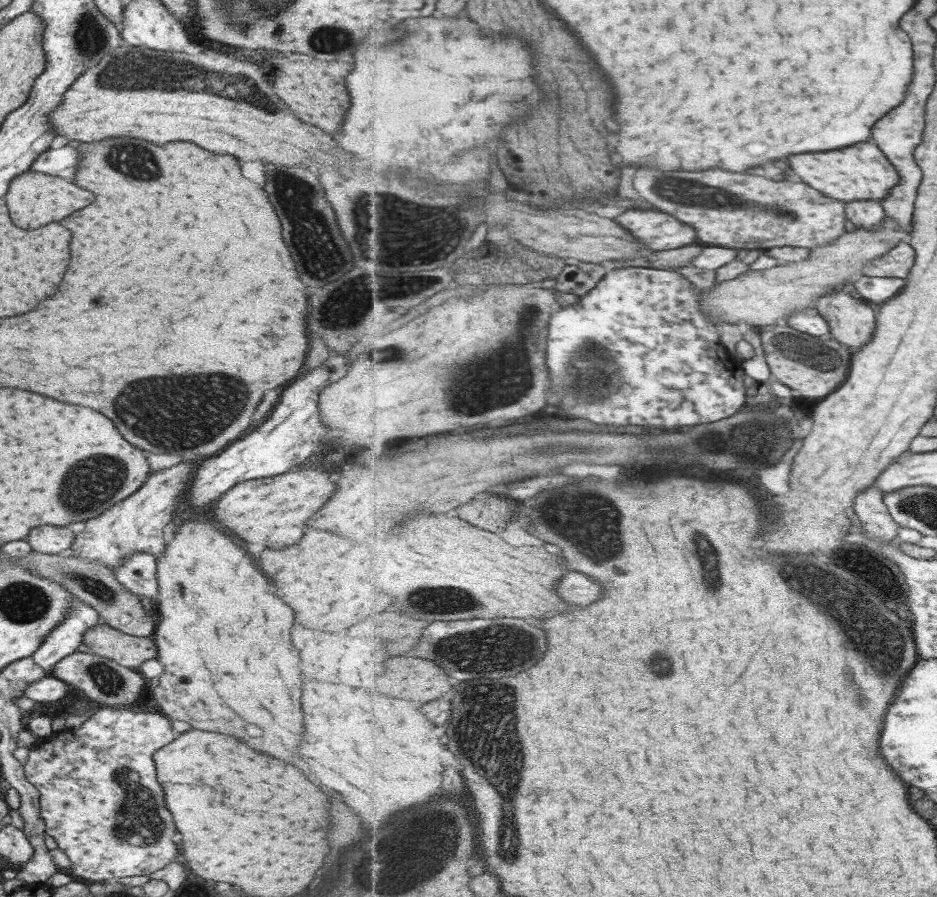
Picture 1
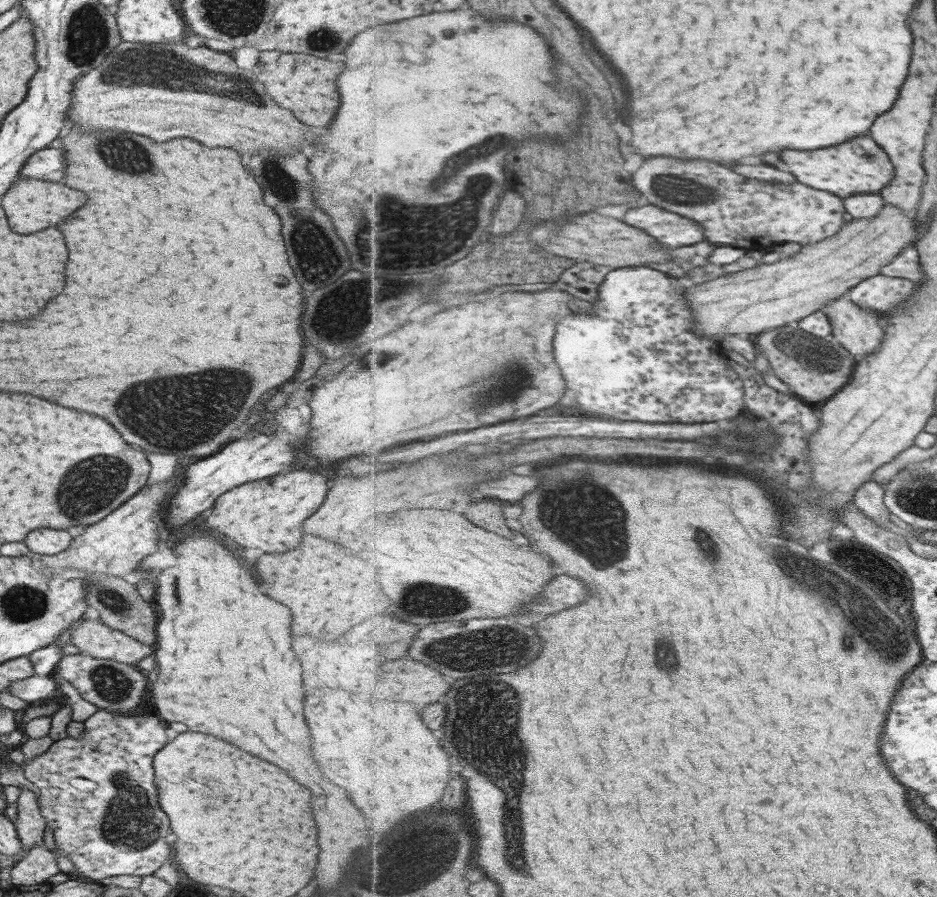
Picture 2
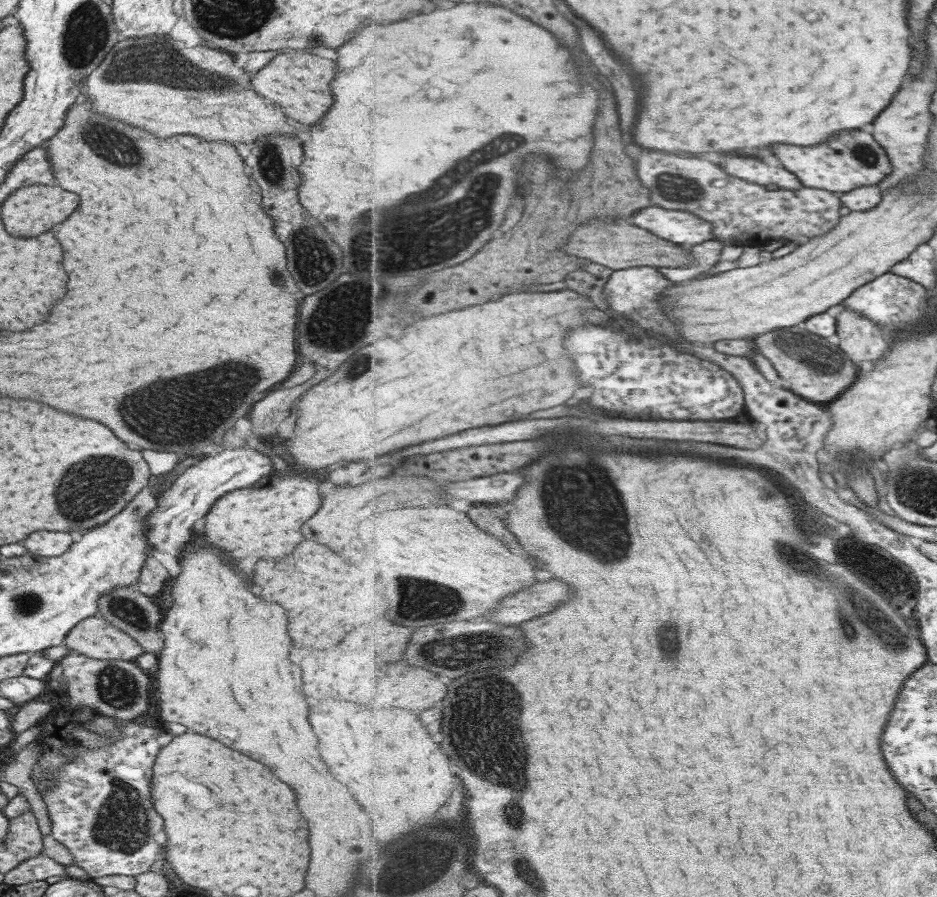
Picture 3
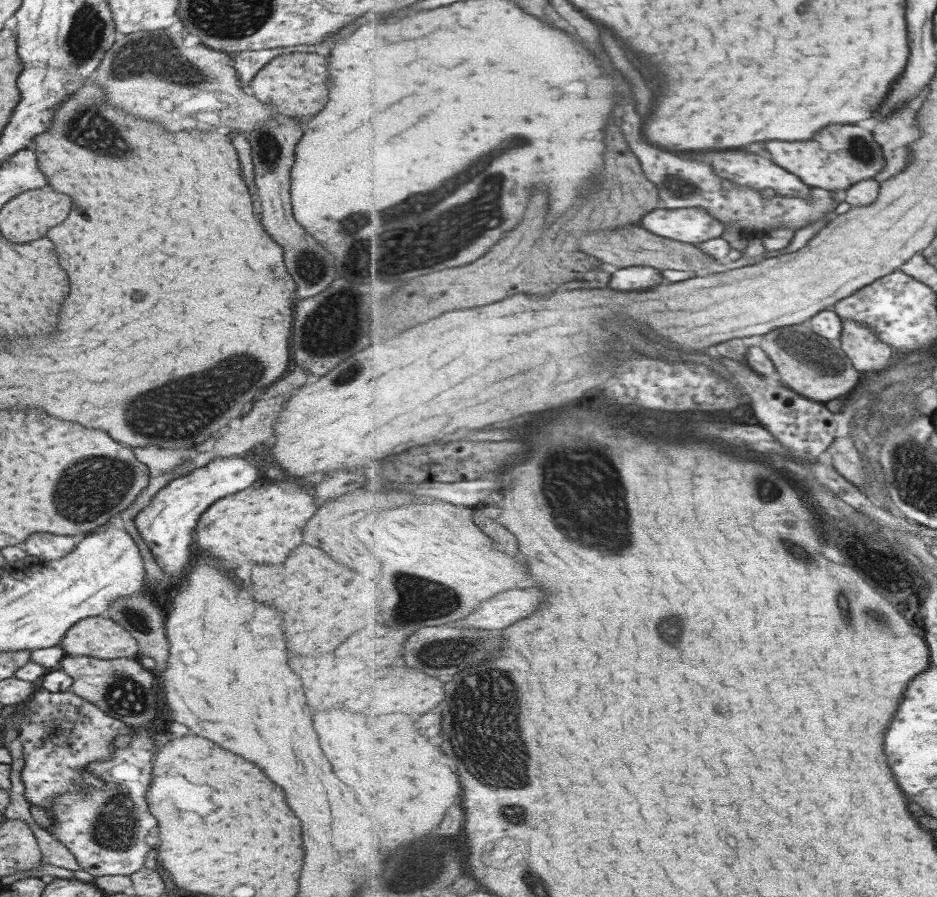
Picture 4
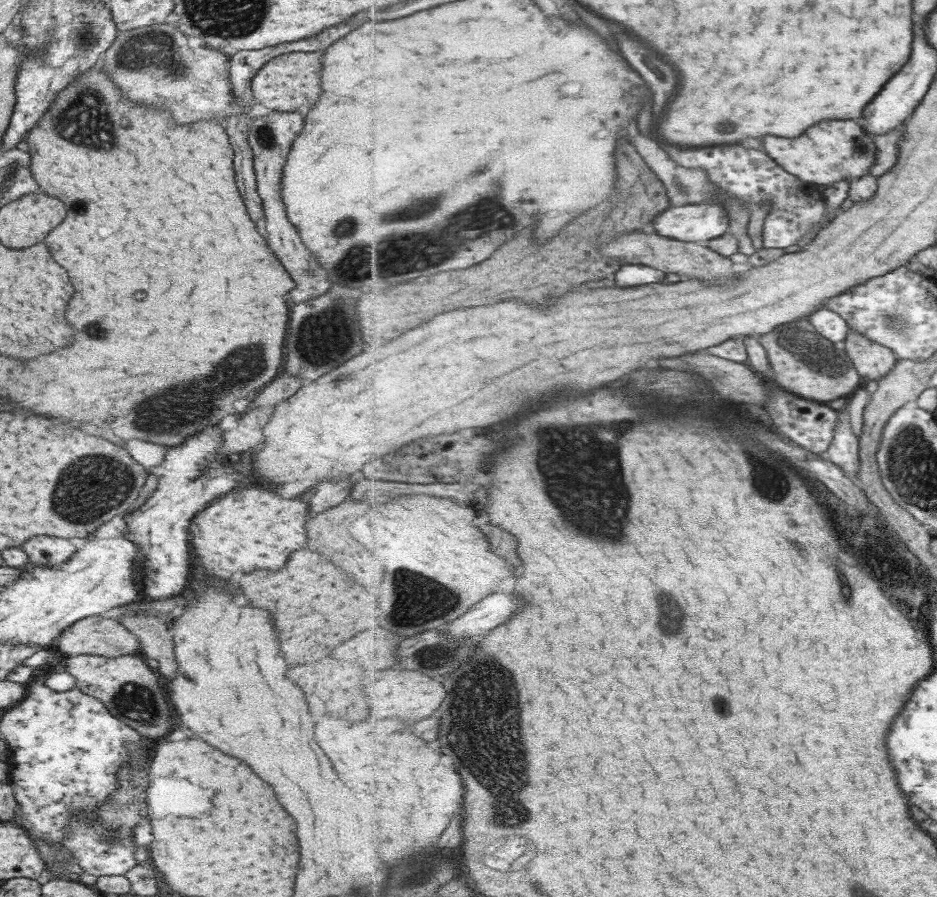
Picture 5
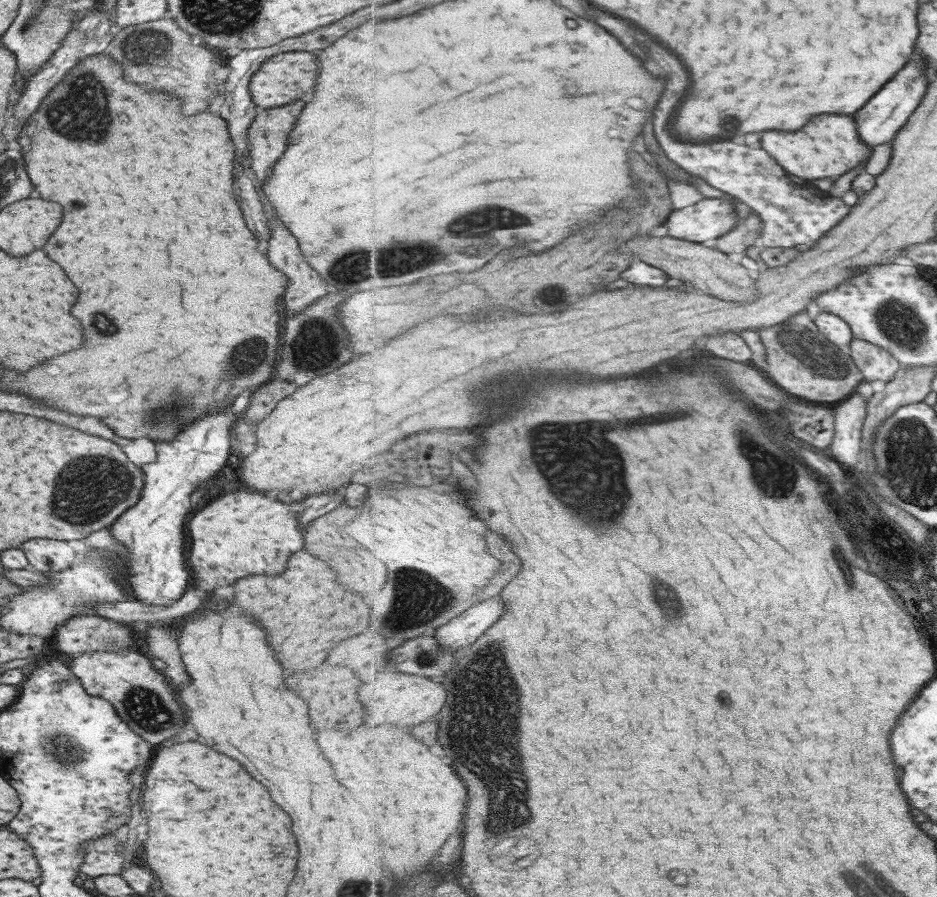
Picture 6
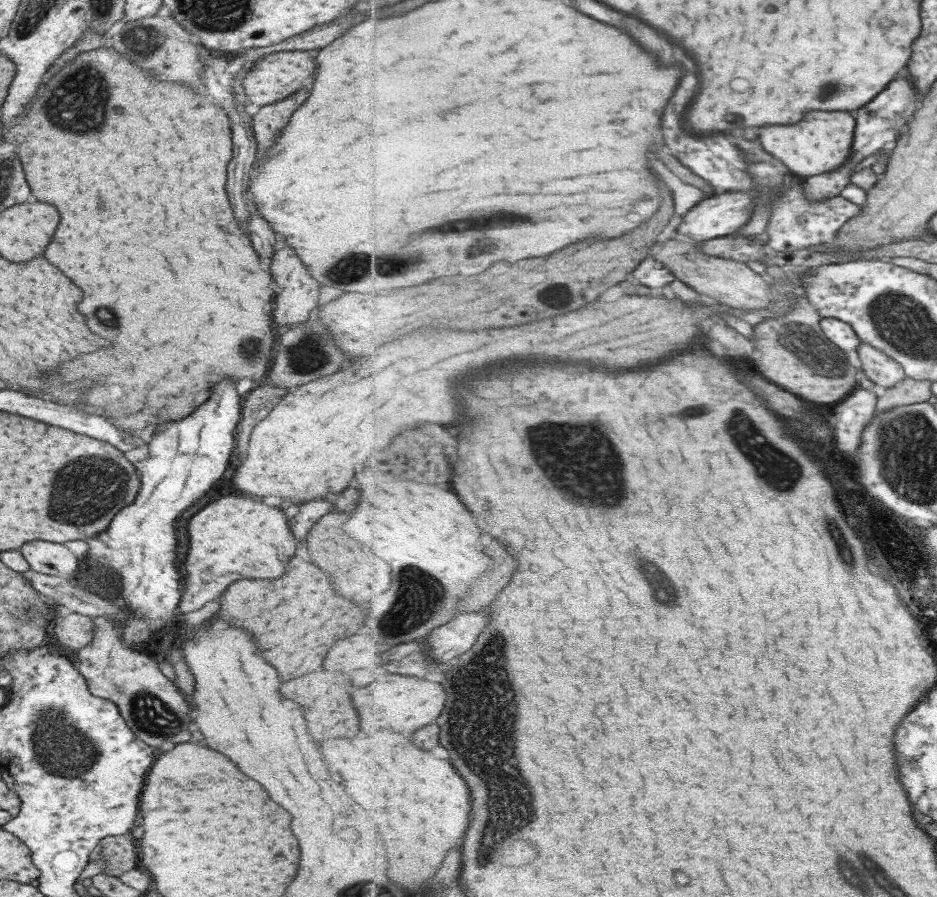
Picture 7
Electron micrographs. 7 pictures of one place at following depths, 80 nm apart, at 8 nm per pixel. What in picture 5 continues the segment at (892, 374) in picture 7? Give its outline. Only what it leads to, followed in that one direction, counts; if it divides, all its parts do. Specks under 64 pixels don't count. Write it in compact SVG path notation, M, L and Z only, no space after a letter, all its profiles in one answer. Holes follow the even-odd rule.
M850 329L845 352L864 380L880 380L896 368L898 357L888 346L867 338L859 330Z

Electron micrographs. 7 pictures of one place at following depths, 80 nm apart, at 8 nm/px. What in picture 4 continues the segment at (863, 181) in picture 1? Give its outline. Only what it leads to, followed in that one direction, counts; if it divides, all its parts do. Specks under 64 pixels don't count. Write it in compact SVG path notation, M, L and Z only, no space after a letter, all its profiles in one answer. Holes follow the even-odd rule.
M835 124L819 134L817 138L811 138L811 142L781 142L773 140L767 142L767 148L771 150L773 161L789 172L802 178L809 186L819 187L829 192L833 190L846 190L855 183L873 179L886 165L884 152L881 145L875 140L874 134L855 126L843 126Z

